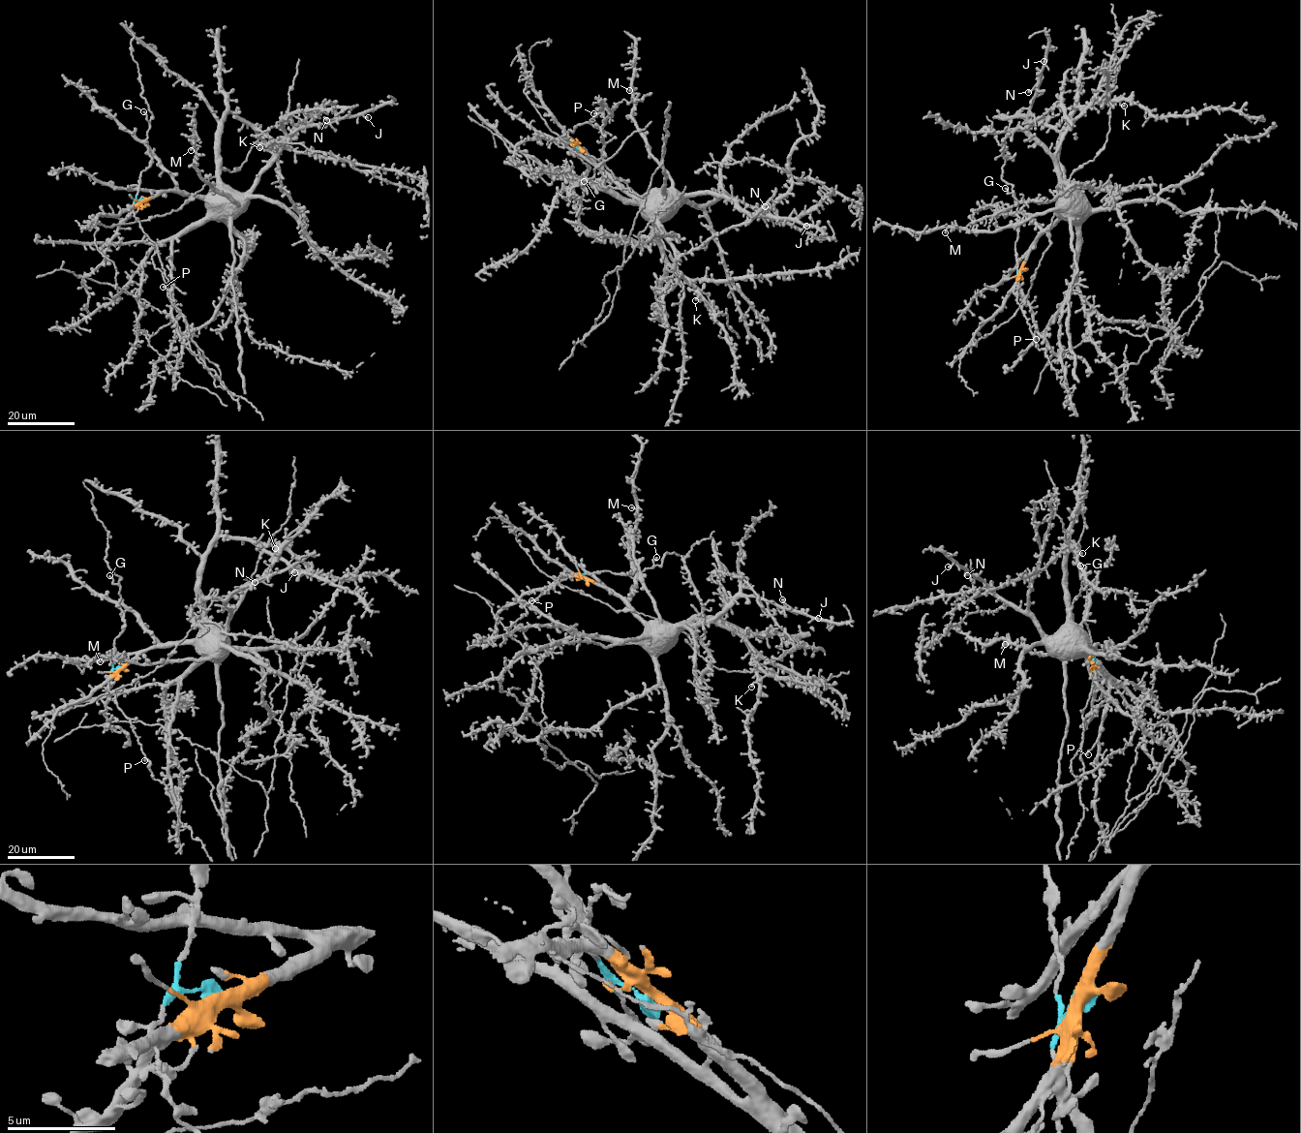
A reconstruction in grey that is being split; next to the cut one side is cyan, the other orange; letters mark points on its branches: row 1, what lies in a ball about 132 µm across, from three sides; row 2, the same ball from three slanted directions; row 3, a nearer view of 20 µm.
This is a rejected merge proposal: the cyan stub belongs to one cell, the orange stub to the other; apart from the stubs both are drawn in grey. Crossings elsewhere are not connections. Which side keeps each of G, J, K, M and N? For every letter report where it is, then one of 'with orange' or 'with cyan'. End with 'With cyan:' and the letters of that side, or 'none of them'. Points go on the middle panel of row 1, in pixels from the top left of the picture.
G: place (584, 181); with cyan
J: place (806, 226); with orange
K: place (695, 300); with orange
M: place (629, 90); with orange
N: place (765, 206); with orange
With cyan: G

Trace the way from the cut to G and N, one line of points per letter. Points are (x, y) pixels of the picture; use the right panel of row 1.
G: (1021, 271), (1019, 273), (1017, 270), (1015, 245), (1017, 206), (1014, 195), (1005, 188)
N: (1020, 271), (1039, 234), (1061, 214), (1061, 172), (1028, 129), (1027, 115), (1037, 90), (1036, 84), (1028, 93)

